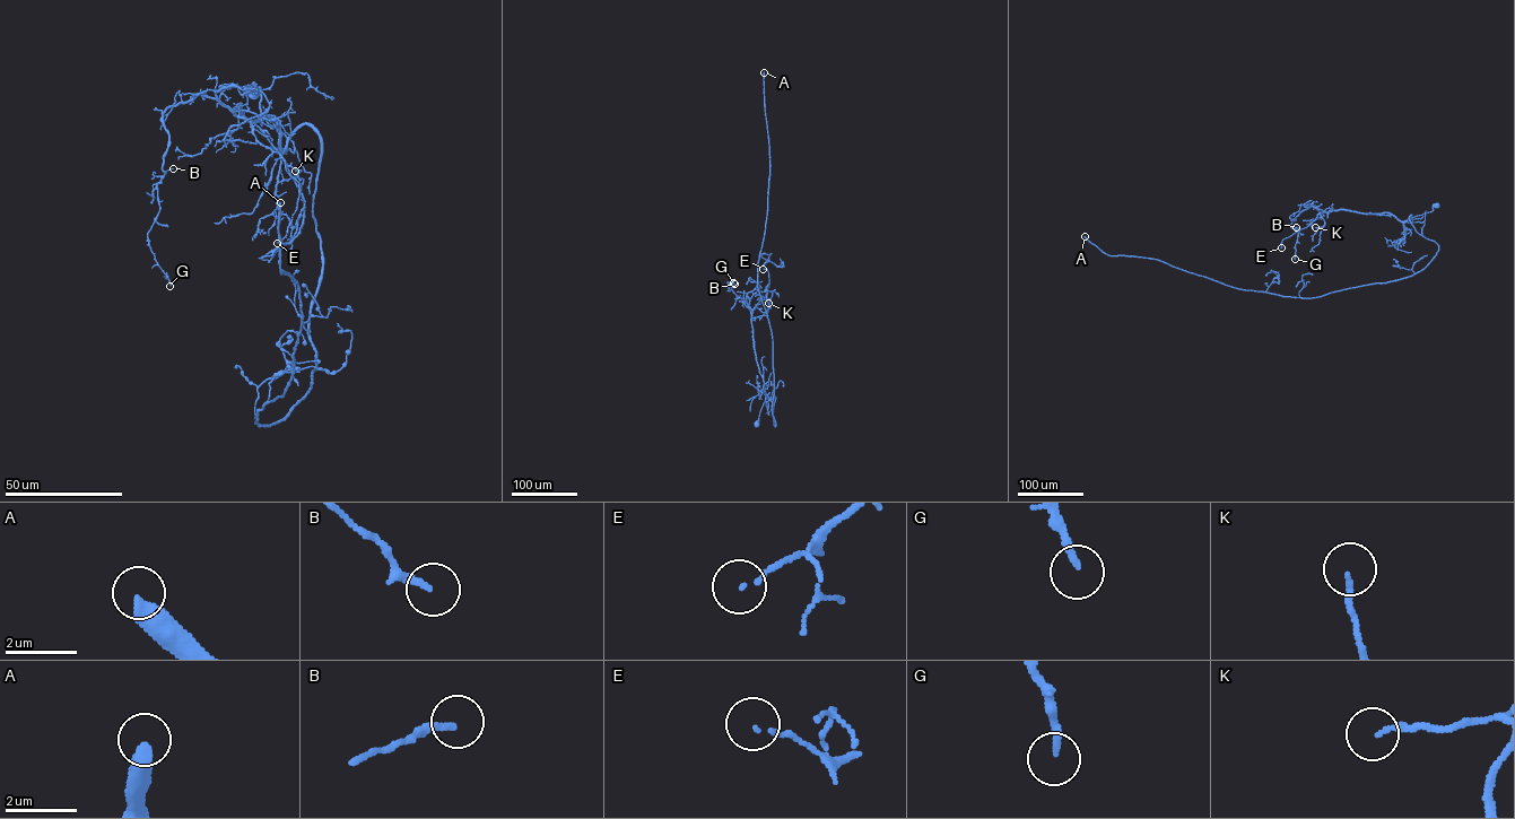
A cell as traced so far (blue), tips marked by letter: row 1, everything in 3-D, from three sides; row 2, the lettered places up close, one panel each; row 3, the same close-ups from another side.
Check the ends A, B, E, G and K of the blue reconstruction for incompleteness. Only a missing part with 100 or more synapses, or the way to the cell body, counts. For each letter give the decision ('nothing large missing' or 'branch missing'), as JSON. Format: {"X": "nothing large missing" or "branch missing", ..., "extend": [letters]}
{"A": "branch missing", "B": "nothing large missing", "E": "nothing large missing", "G": "nothing large missing", "K": "nothing large missing", "extend": ["A"]}

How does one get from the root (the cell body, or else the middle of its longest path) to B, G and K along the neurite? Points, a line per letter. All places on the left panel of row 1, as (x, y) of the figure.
B: (250, 92), (283, 149), (270, 116), (197, 94), (163, 114), (162, 168), (173, 168)
G: (250, 92), (283, 149), (270, 116), (215, 98), (163, 114), (147, 241), (170, 286)
K: (250, 92), (259, 88), (260, 112), (286, 146), (270, 116), (235, 113), (295, 171)

